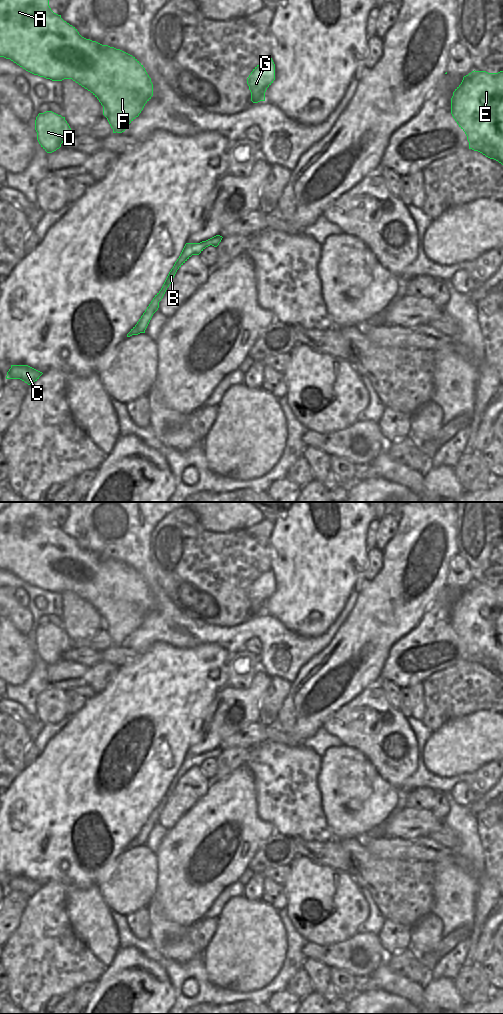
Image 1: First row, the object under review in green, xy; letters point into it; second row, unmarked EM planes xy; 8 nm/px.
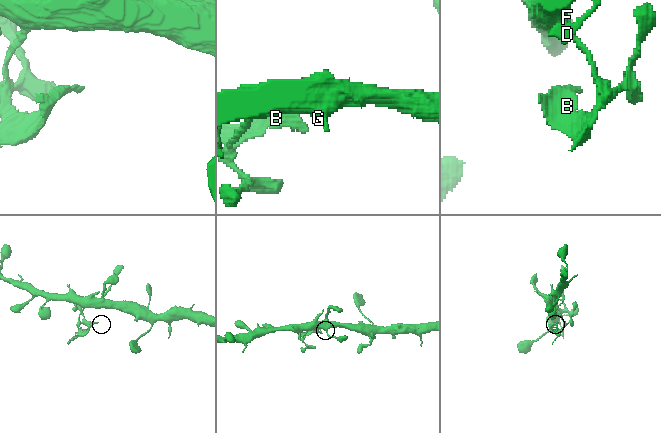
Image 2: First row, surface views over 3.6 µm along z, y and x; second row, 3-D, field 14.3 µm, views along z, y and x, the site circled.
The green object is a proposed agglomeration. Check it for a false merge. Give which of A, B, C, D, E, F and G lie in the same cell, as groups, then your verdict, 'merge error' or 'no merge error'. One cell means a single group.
A D E F G / B C; merge error

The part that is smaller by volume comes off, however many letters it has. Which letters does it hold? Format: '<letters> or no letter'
B, C

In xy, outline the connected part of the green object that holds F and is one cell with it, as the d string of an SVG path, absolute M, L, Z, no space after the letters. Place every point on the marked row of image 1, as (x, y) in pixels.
M0 0L0 57L52 81L72 79L99 100L117 133L127 129L153 96L151 78L135 57L82 37L51 10L49 0Z

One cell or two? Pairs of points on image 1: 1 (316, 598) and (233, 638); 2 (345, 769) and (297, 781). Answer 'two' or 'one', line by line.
1: two
2: two

